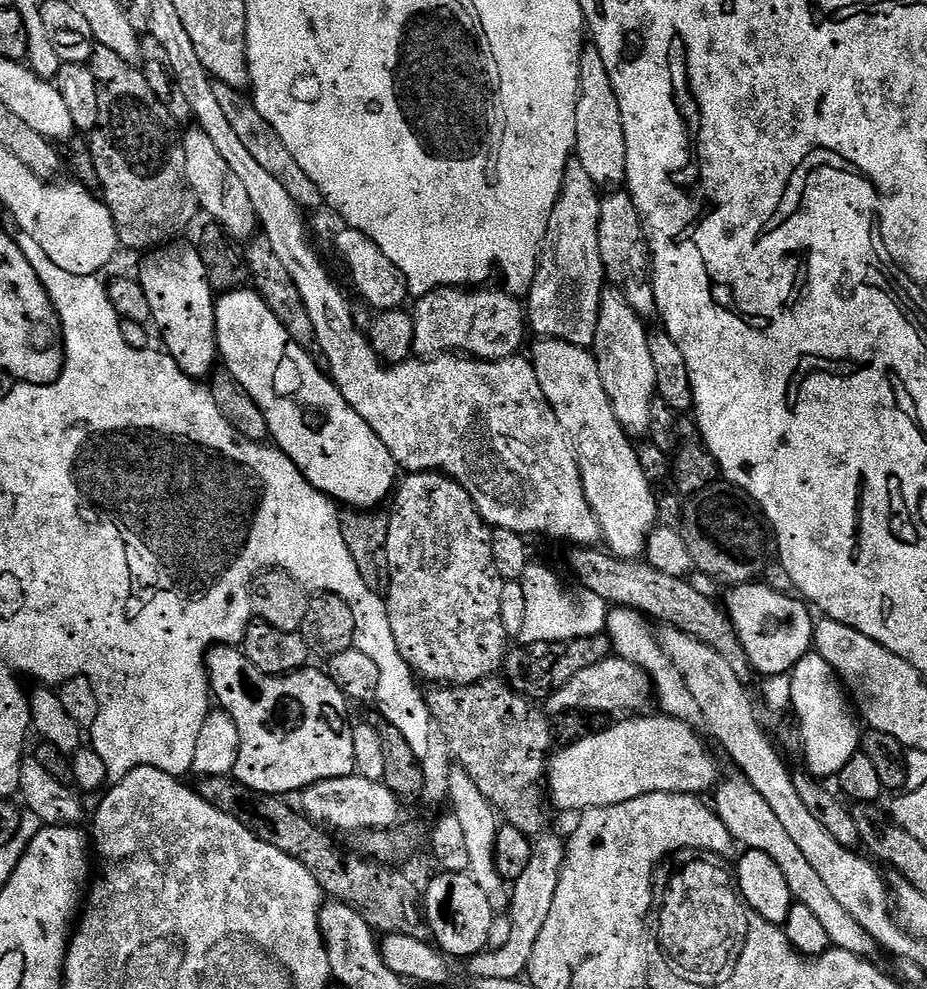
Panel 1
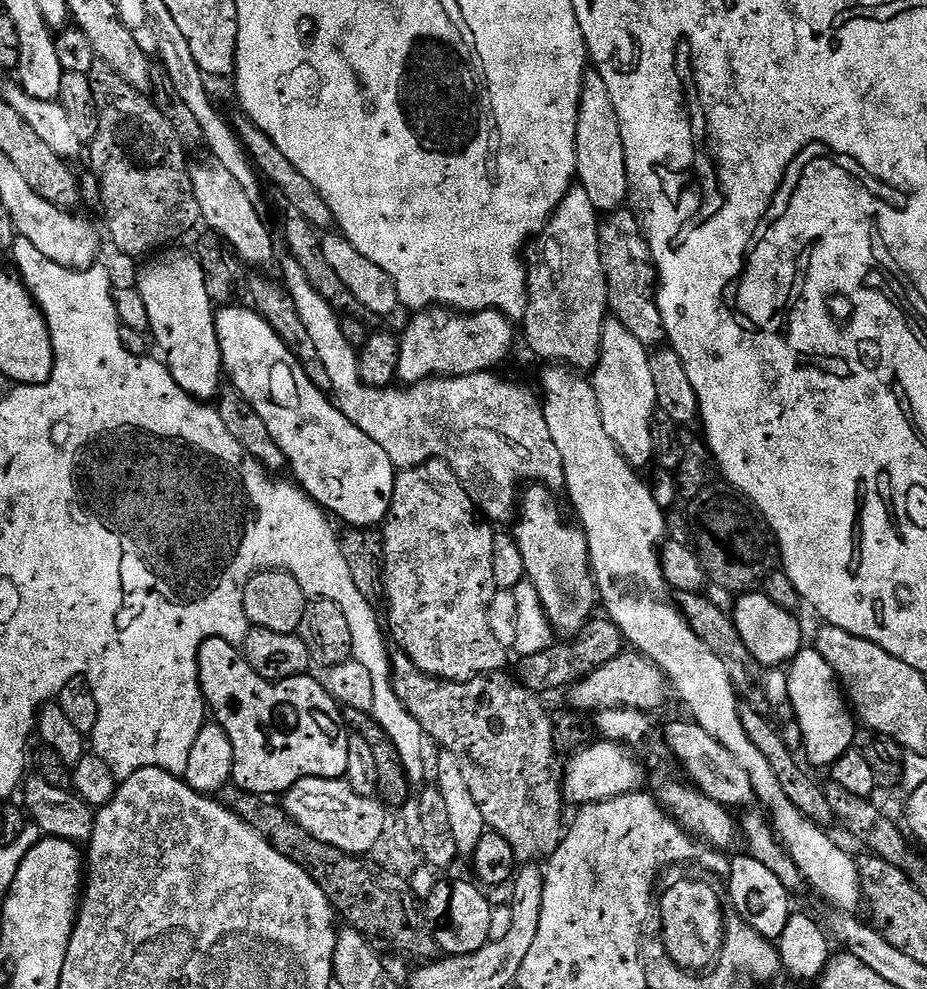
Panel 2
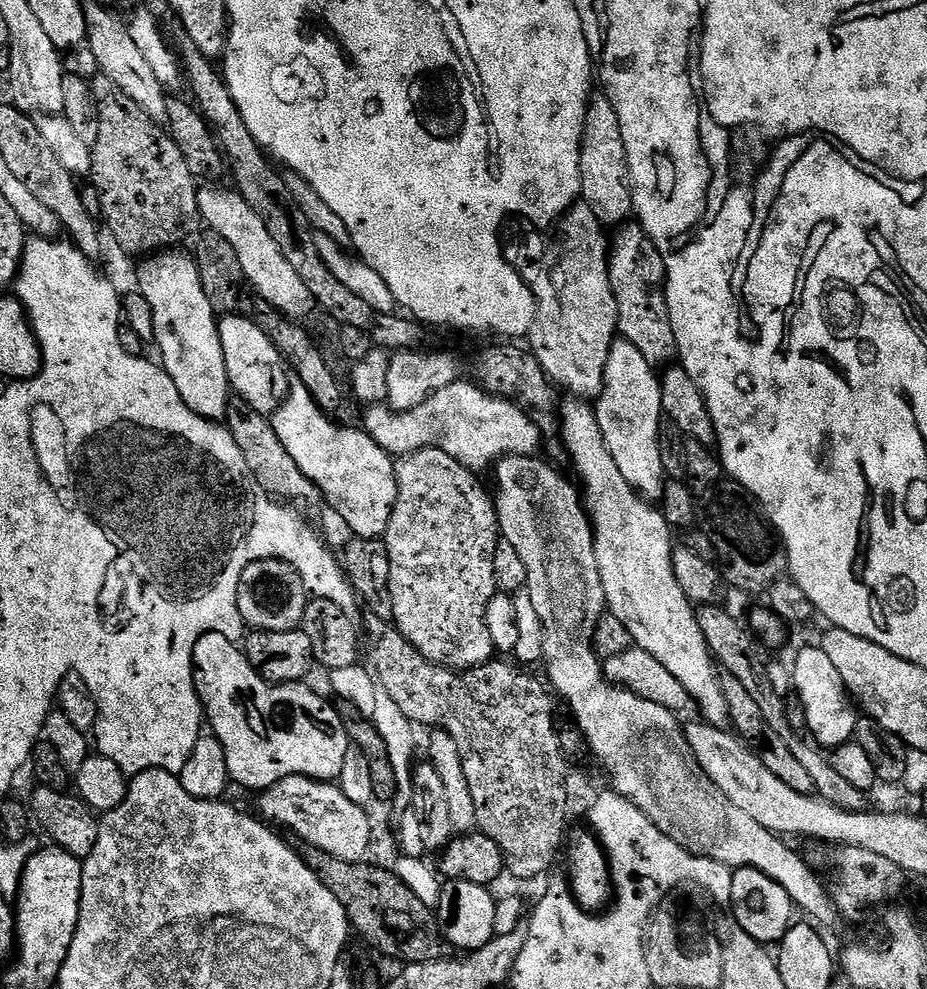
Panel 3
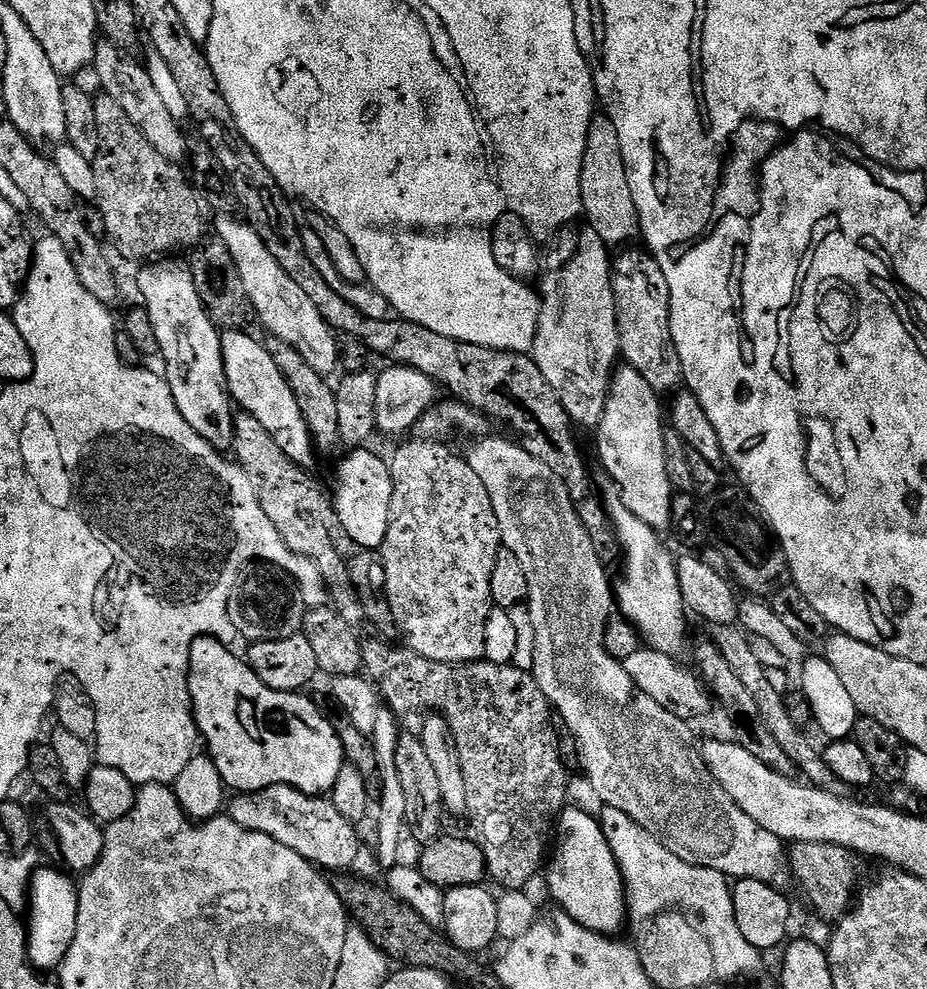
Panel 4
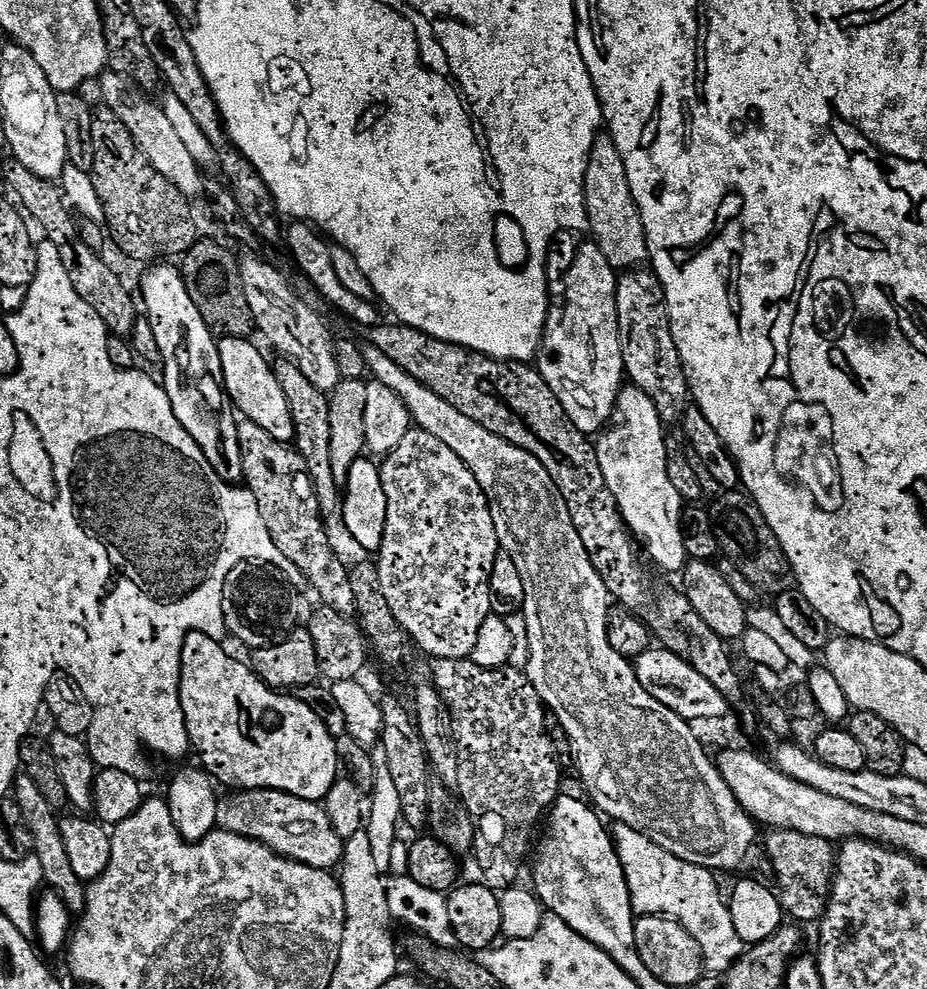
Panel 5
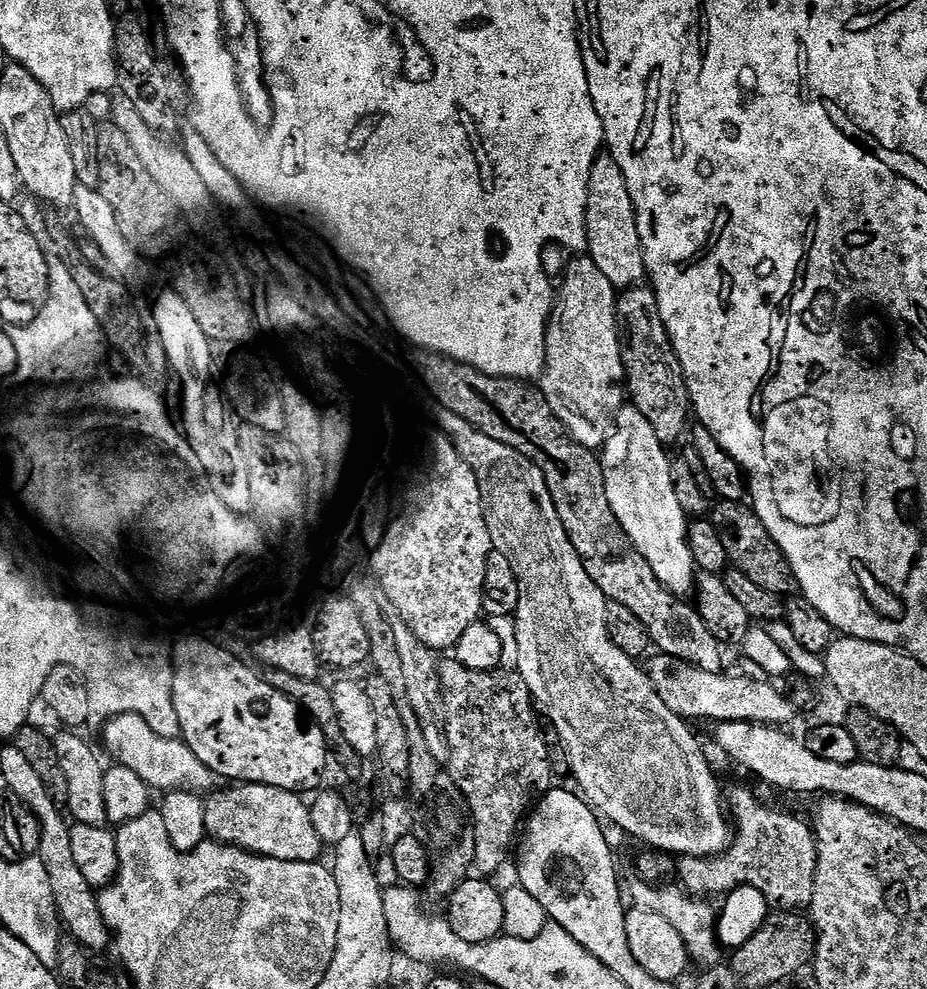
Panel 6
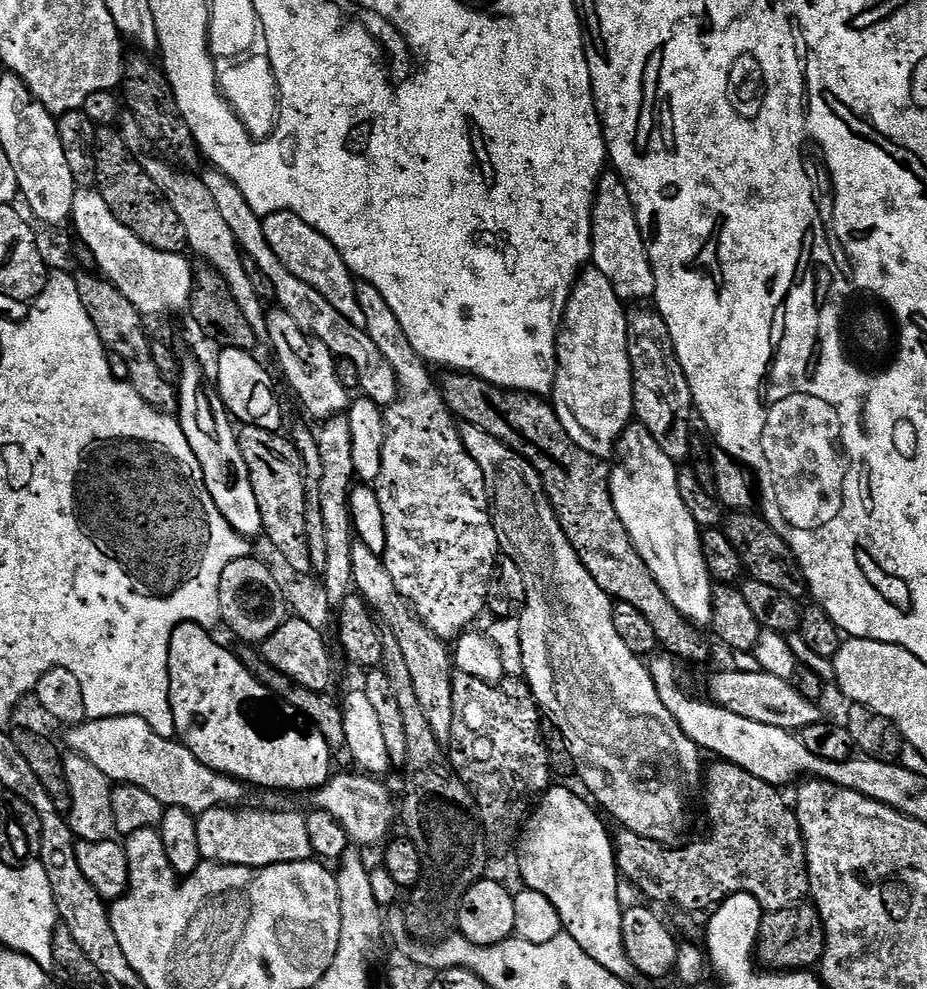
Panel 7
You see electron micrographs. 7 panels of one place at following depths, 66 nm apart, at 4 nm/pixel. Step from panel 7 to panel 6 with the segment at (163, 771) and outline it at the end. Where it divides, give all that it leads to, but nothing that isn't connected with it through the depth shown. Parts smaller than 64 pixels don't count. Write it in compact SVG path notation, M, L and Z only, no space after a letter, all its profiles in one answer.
M118 716L105 724L108 725L104 728L103 751L108 751L117 765L134 770L142 778L142 782L157 793L181 791L208 794L217 787L217 777L212 775L205 764L198 762L183 739L167 740L154 734L154 730L150 730L150 726L140 716Z

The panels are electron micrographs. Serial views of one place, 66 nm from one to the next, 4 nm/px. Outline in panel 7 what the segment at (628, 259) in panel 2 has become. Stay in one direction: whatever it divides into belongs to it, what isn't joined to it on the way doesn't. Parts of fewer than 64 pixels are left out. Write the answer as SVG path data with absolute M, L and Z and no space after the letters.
M636 306L627 313L628 318L628 353L630 354L630 366L632 367L632 407L635 419L650 434L654 434L654 442L662 446L662 454L666 458L677 462L684 462L690 456L690 437L692 432L692 416L694 420L694 405L690 386L686 382L686 374L678 362L678 354L674 350L674 342L670 338L670 330L660 313L648 306Z

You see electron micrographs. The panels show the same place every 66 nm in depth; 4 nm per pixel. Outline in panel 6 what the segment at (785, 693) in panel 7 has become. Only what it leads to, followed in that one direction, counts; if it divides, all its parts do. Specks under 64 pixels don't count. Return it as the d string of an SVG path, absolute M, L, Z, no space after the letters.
M656 654L647 661L648 681L654 686L658 698L674 710L682 719L742 722L743 724L766 724L769 726L788 726L798 715L798 709L783 691L775 688L775 683L767 679L751 680L748 676L728 676L724 672L707 672L695 668L693 664L682 662L673 656Z

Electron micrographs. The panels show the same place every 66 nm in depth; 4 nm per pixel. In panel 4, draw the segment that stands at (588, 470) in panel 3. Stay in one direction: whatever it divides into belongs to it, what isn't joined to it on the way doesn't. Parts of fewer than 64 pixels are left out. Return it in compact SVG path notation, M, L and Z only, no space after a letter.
M597 475L594 484L602 497L608 519L612 521L615 543L618 548L620 544L624 551L624 577L614 584L615 607L619 615L636 627L641 641L647 647L673 658L679 657L679 652L684 648L684 639L688 636L689 617L682 602L682 590L678 590L676 560L664 549L660 541L661 533L646 526L638 514L630 514L620 499L620 488L608 475Z

